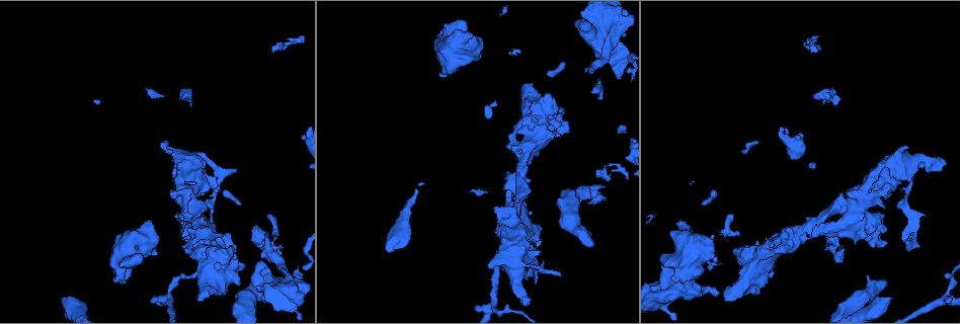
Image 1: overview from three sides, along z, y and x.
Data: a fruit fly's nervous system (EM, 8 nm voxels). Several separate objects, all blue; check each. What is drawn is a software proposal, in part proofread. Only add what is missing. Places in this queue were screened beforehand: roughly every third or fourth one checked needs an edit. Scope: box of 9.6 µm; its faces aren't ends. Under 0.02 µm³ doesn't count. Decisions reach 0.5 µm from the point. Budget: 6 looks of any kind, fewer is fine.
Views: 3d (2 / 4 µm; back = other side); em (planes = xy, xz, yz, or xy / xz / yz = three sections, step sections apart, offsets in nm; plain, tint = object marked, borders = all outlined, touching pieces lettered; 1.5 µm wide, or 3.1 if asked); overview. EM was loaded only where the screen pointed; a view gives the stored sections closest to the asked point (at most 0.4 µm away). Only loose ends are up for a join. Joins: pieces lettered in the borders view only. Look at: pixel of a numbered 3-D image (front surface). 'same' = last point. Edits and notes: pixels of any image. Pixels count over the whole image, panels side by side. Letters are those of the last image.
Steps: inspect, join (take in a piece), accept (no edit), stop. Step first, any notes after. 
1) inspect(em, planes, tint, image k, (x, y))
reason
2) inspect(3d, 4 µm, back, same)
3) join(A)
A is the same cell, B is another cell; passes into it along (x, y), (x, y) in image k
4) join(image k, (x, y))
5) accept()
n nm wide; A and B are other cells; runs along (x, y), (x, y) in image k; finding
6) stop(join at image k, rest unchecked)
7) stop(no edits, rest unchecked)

inspect(em, planes, borders, image 1, (887, 285))
thick end

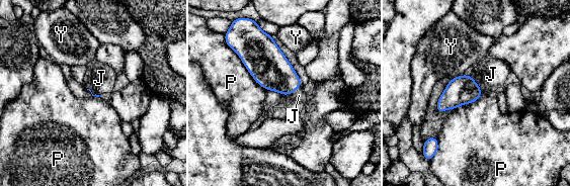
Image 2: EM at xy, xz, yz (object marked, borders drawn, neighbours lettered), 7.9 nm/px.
join(J)
J is the same cell, P and Y are other cells; the neuron continues

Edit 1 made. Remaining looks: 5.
inspect(em, planes, borders, image 1, (908, 239))
thin end

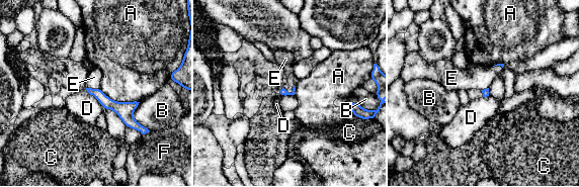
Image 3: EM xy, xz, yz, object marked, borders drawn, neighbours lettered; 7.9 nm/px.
accept()
A, B, C, D, E and F are other cells; runs along (91, 91), (142, 128) in image 3; none of them fits

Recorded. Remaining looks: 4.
inspect(3d, 2 µm, image 1, (717, 293))
free end

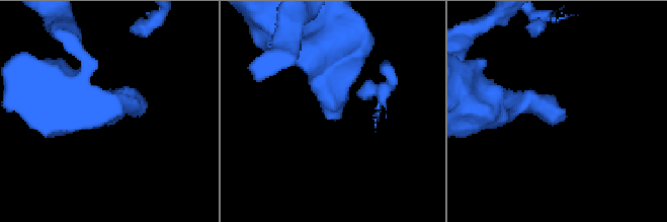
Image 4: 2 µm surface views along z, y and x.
inspect(em, planes, borders, image 4, (338, 117))

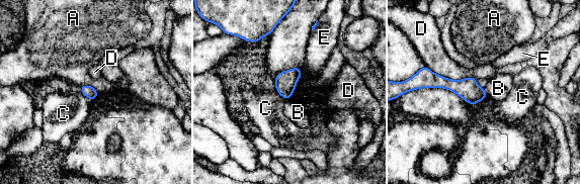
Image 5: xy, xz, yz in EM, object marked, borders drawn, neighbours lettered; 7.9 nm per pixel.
accept()
100 nm wide; A, B, C, D and E are other cells; border along (484, 88), (488, 96) in image 5; no lettered piece goes on from it

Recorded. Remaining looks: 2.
stop(join at image 2, rest unchecked)

